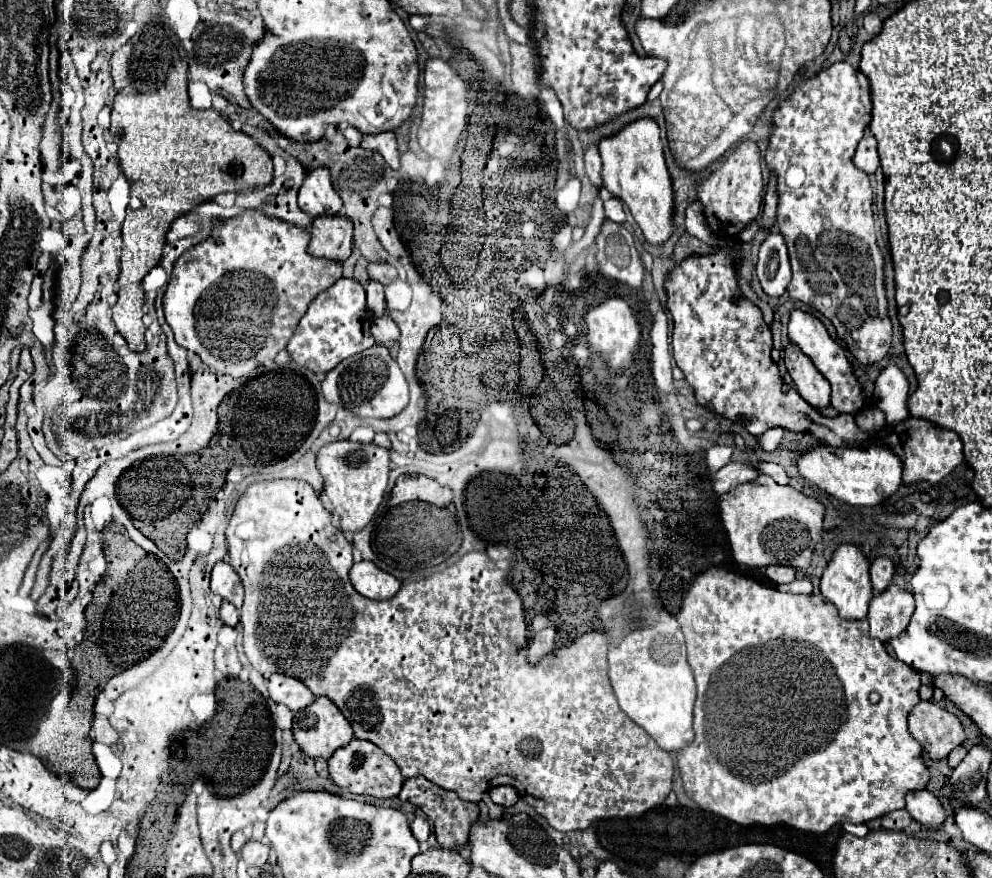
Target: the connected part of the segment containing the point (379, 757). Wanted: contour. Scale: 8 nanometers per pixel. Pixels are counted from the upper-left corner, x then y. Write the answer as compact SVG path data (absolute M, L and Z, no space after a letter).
M353 737L349 745L343 745L333 753L333 757L329 759L329 775L339 787L349 787L351 793L385 799L395 797L405 781L397 763L393 763L393 759L387 753L383 753L375 743L357 737Z

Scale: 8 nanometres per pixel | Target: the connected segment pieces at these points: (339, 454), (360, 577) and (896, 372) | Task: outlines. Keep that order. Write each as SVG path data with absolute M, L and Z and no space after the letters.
M335 441L331 445L325 445L317 453L317 465L325 481L323 491L333 503L333 513L339 517L341 529L351 533L363 531L365 525L373 519L387 491L387 481L391 471L389 451L375 443Z
M373 561L353 563L349 579L353 587L367 599L389 599L401 587L401 581L397 577L381 571Z
M889 365L879 373L873 401L885 413L885 427L893 427L909 417L909 381L897 365Z

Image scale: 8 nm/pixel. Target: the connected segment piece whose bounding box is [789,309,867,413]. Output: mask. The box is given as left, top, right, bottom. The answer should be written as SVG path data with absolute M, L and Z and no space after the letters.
M793 309L791 317L789 317L789 339L799 345L799 349L813 361L813 365L817 367L819 373L823 373L823 377L831 383L831 395L833 401L831 405L839 411L839 413L857 413L867 401L865 395L861 391L861 385L857 383L851 363L845 355L845 351L829 337L825 325L811 313L805 313L801 309Z

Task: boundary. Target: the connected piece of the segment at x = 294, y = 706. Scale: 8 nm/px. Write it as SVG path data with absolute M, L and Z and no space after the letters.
M273 673L269 679L269 695L275 703L287 705L291 711L299 711L315 701L315 695L299 679Z

